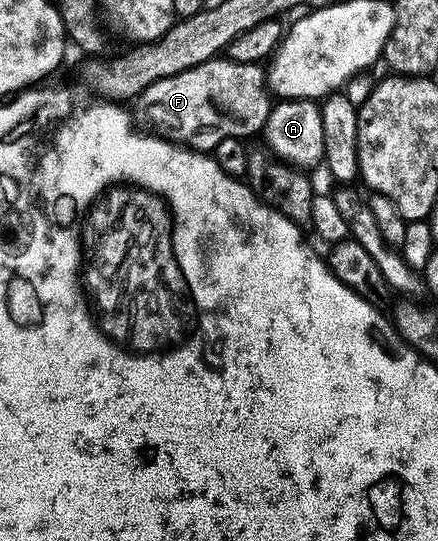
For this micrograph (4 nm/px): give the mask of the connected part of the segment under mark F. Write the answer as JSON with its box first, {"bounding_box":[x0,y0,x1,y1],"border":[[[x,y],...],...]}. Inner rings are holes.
{"bounding_box":[132,56,272,152],"border":[[[219,56],[208,59],[204,64],[196,64],[196,68],[176,72],[176,76],[156,80],[156,84],[138,95],[132,106],[132,118],[143,131],[165,138],[167,142],[177,142],[191,150],[212,152],[216,144],[220,144],[220,140],[250,140],[257,130],[259,133],[265,127],[271,105],[272,94],[268,89],[268,78],[259,63],[240,64],[231,58]]]}

